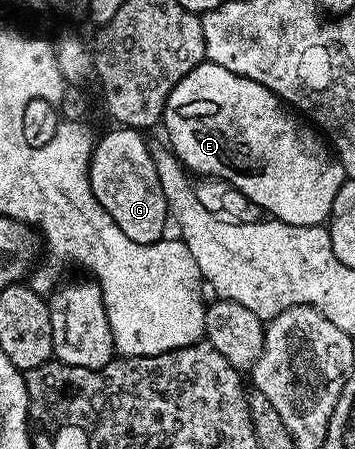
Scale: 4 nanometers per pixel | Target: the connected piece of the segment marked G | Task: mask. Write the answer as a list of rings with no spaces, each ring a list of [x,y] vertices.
[[[126,127],[112,128],[112,133],[107,133],[99,142],[94,142],[94,149],[91,155],[90,178],[93,195],[97,197],[98,203],[109,211],[113,223],[133,239],[133,243],[151,245],[154,241],[160,240],[163,233],[169,229],[169,214],[167,211],[167,197],[161,191],[161,179],[157,175],[155,160],[151,158],[151,145],[146,141],[144,134],[138,129]]]

